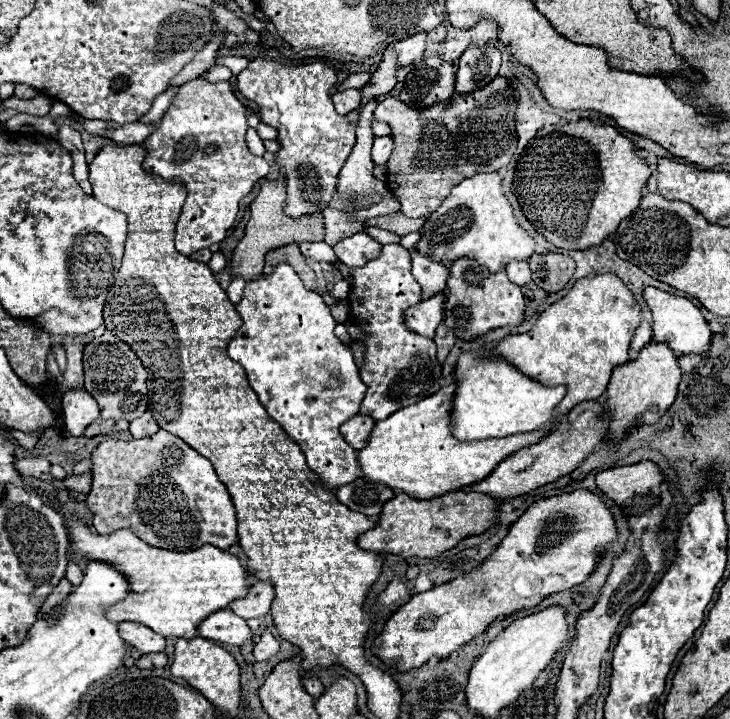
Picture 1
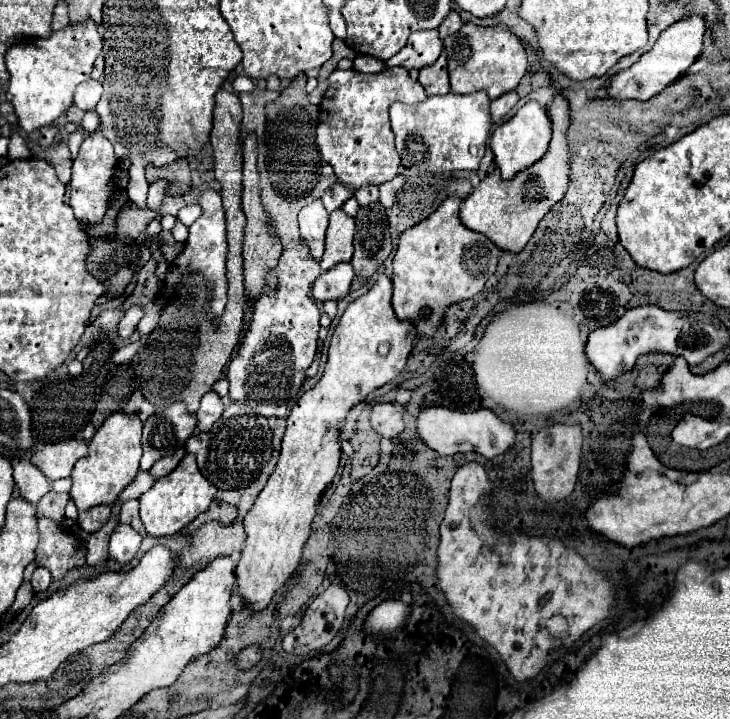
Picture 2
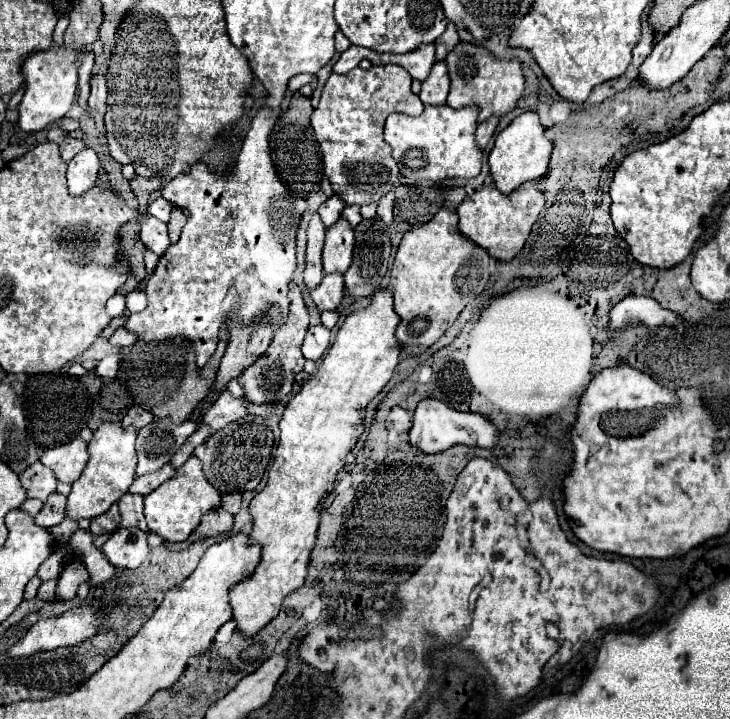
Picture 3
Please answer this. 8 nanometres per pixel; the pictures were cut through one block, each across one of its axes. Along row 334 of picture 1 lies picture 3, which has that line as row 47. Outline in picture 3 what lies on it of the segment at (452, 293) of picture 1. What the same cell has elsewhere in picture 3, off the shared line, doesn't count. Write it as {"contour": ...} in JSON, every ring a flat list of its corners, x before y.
{"contour":[[458,44,448,58,444,60,450,70,450,94,448,94,448,106,452,108,464,108,464,106,476,106,480,108,478,124,488,120,488,116,502,118,504,114,512,112,516,108,518,98,524,92,524,76,522,66,518,60,498,60,494,58,486,48,474,46,474,44]]}

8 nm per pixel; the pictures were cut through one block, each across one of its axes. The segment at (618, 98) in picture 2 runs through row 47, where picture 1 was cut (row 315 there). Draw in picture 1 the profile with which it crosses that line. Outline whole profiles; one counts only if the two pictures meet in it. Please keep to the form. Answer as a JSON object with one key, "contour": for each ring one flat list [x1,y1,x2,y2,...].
{"contour":[[646,288,644,298,648,304,648,310,654,314,652,318,652,328,654,328,654,340,668,344,678,356,682,354,704,354,712,346,712,330,708,328,708,322,704,320,702,312,686,298,656,290,656,288]]}

